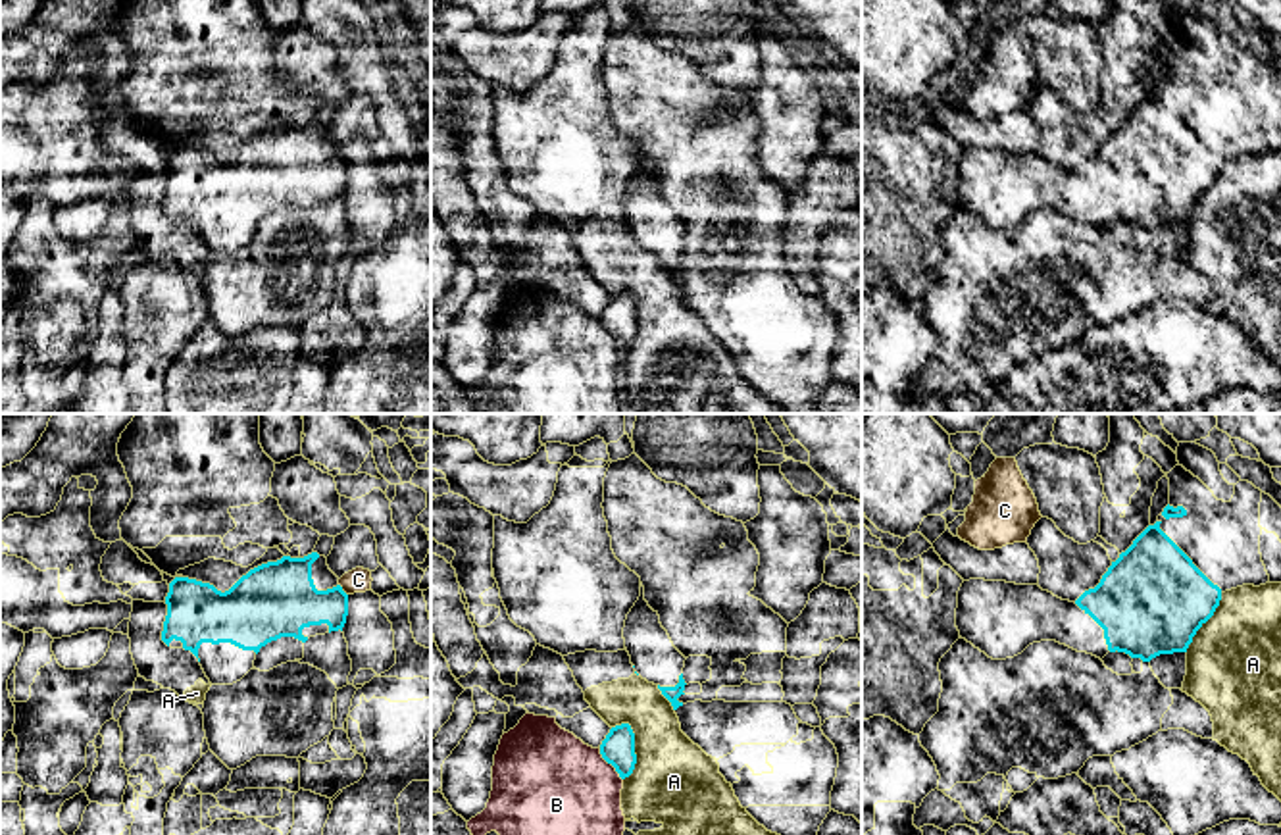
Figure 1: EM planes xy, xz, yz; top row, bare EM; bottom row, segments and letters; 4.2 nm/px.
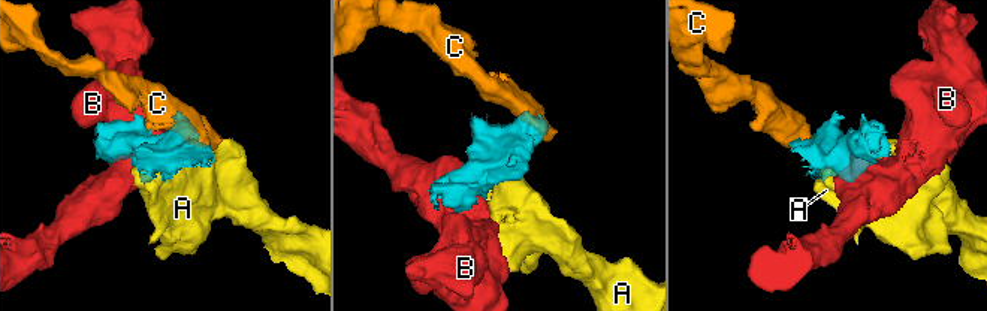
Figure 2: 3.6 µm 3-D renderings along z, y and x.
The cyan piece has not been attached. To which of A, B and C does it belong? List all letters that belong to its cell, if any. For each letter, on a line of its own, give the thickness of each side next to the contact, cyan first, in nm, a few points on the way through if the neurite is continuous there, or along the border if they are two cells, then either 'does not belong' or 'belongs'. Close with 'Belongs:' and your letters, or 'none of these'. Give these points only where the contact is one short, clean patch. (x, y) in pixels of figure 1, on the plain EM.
A: calibres 140 and 360 nm; does not belong
B: calibres 140 and 480 nm; does not belong
C: calibres 280 and 100 nm; border xy (339, 152), (347, 164); does not belong
Belongs: none of these

